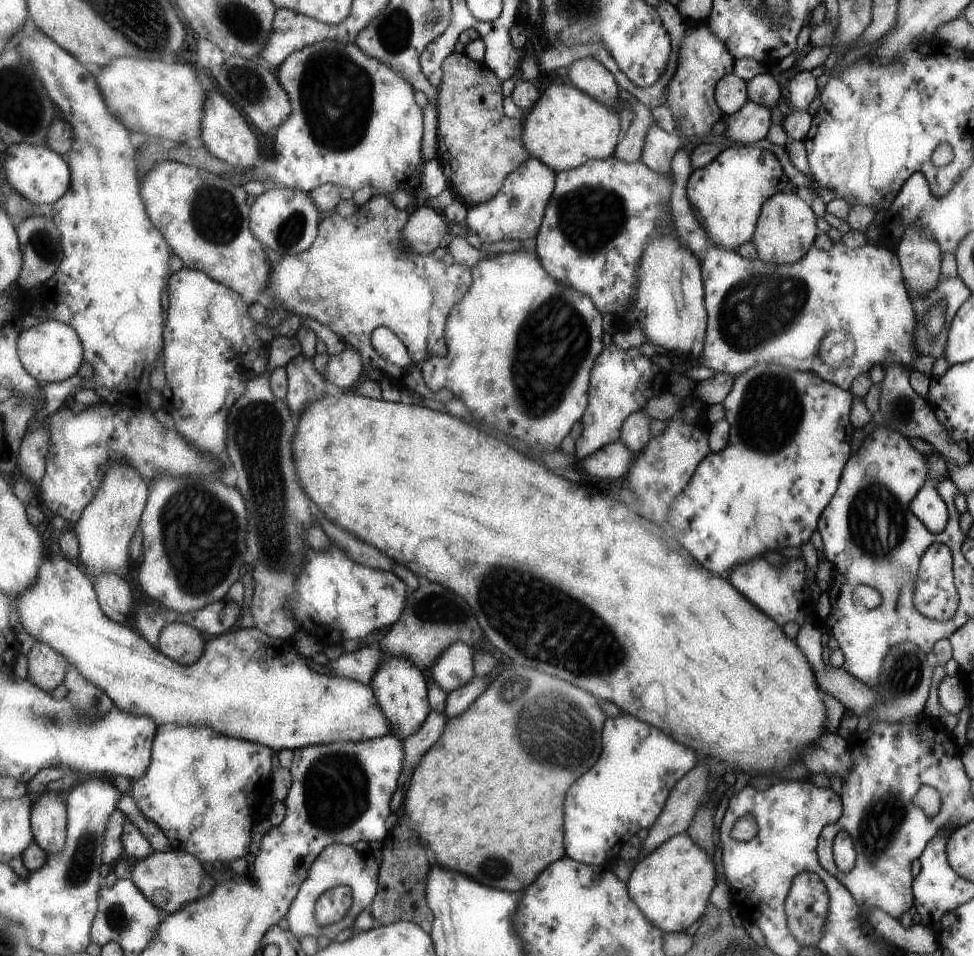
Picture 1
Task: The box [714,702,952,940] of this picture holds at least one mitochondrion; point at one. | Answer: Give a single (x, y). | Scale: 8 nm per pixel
(881, 819)

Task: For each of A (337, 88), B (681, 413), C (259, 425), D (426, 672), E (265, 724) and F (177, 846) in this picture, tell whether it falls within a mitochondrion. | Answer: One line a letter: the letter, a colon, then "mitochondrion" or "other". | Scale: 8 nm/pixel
A: mitochondrion
B: other
C: mitochondrion
D: other
E: other
F: other

